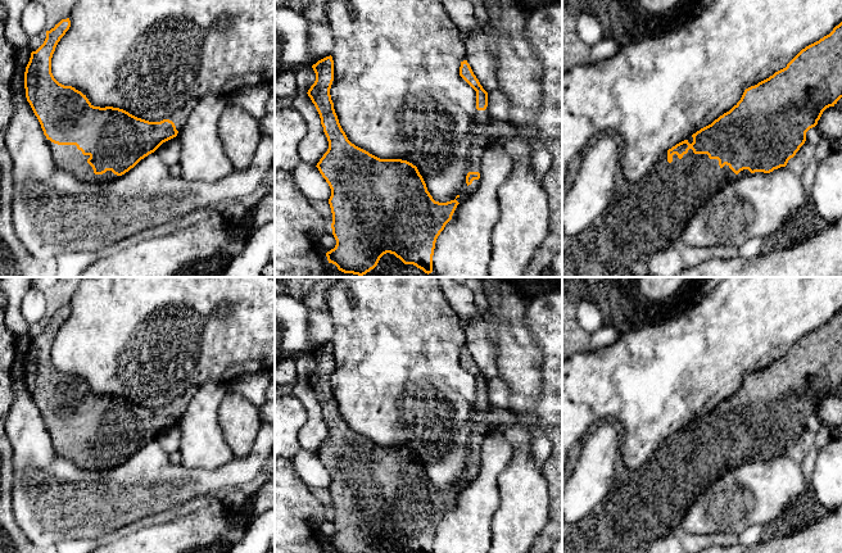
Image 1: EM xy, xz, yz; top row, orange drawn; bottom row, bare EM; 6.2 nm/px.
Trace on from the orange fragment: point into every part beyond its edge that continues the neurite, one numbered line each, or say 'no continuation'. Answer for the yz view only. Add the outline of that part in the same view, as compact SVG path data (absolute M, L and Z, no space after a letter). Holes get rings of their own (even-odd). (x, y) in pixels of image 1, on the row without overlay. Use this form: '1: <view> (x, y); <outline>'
1: yz (650, 502); M692 436L682 447L674 441L671 450L665 440L648 461L635 470L628 468L620 454L615 462L614 484L607 495L583 520L567 523L562 518L562 553L648 553L652 541L673 534L679 527L689 506L715 480L748 462L748 457L735 462L729 453L721 455L717 447L710 447L707 441L694 441Z

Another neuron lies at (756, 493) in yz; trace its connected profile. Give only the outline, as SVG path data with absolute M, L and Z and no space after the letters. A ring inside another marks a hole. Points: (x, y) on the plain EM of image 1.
M780 454L770 461L755 459L744 463L717 480L715 480L688 508L679 527L693 535L711 534L741 534L752 525L766 525L778 517L784 516L789 504L805 494L805 477L802 464L795 462L787 454Z

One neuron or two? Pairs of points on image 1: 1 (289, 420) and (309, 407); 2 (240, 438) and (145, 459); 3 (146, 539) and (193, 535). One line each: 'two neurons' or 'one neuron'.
1: two neurons
2: two neurons
3: one neuron

